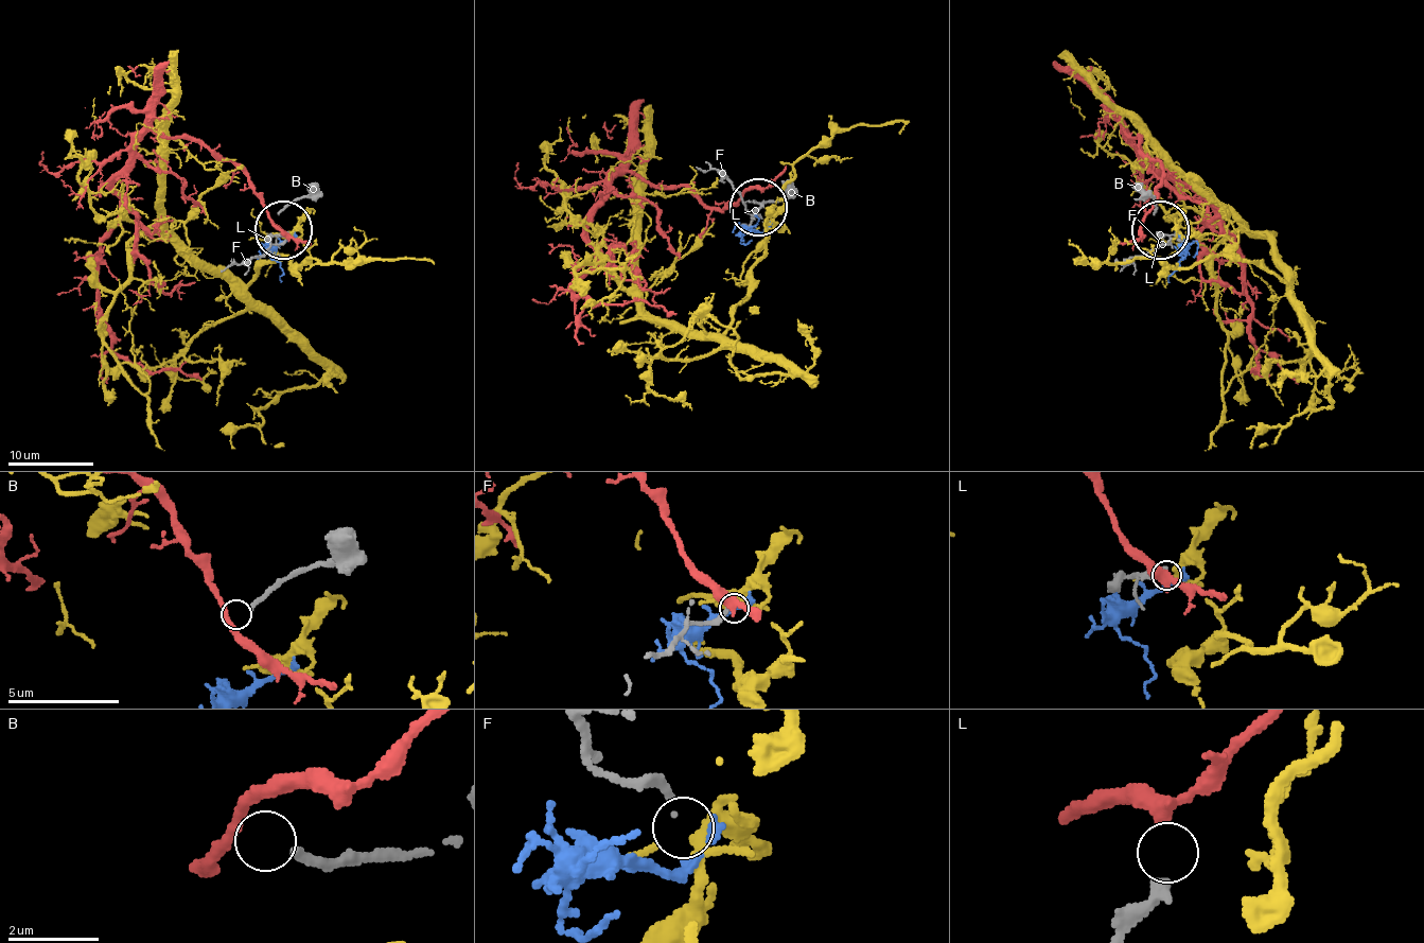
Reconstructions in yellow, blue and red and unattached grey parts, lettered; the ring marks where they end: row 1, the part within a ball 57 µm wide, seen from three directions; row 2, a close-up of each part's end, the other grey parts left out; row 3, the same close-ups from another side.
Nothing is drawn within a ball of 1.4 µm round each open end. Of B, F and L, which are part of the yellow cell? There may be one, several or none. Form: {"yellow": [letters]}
{"yellow": ["F"]}

